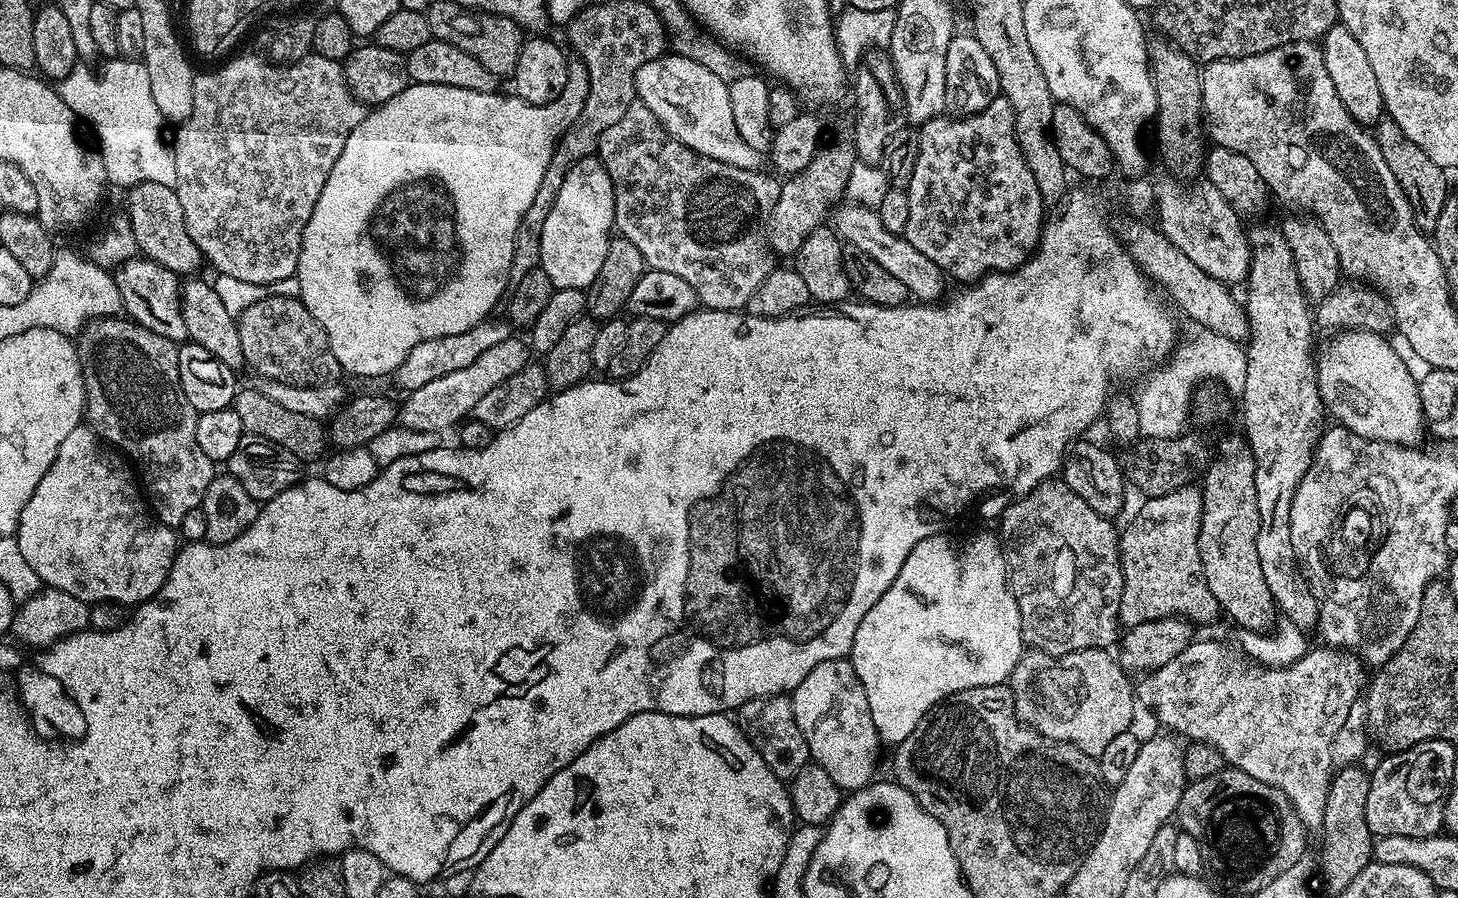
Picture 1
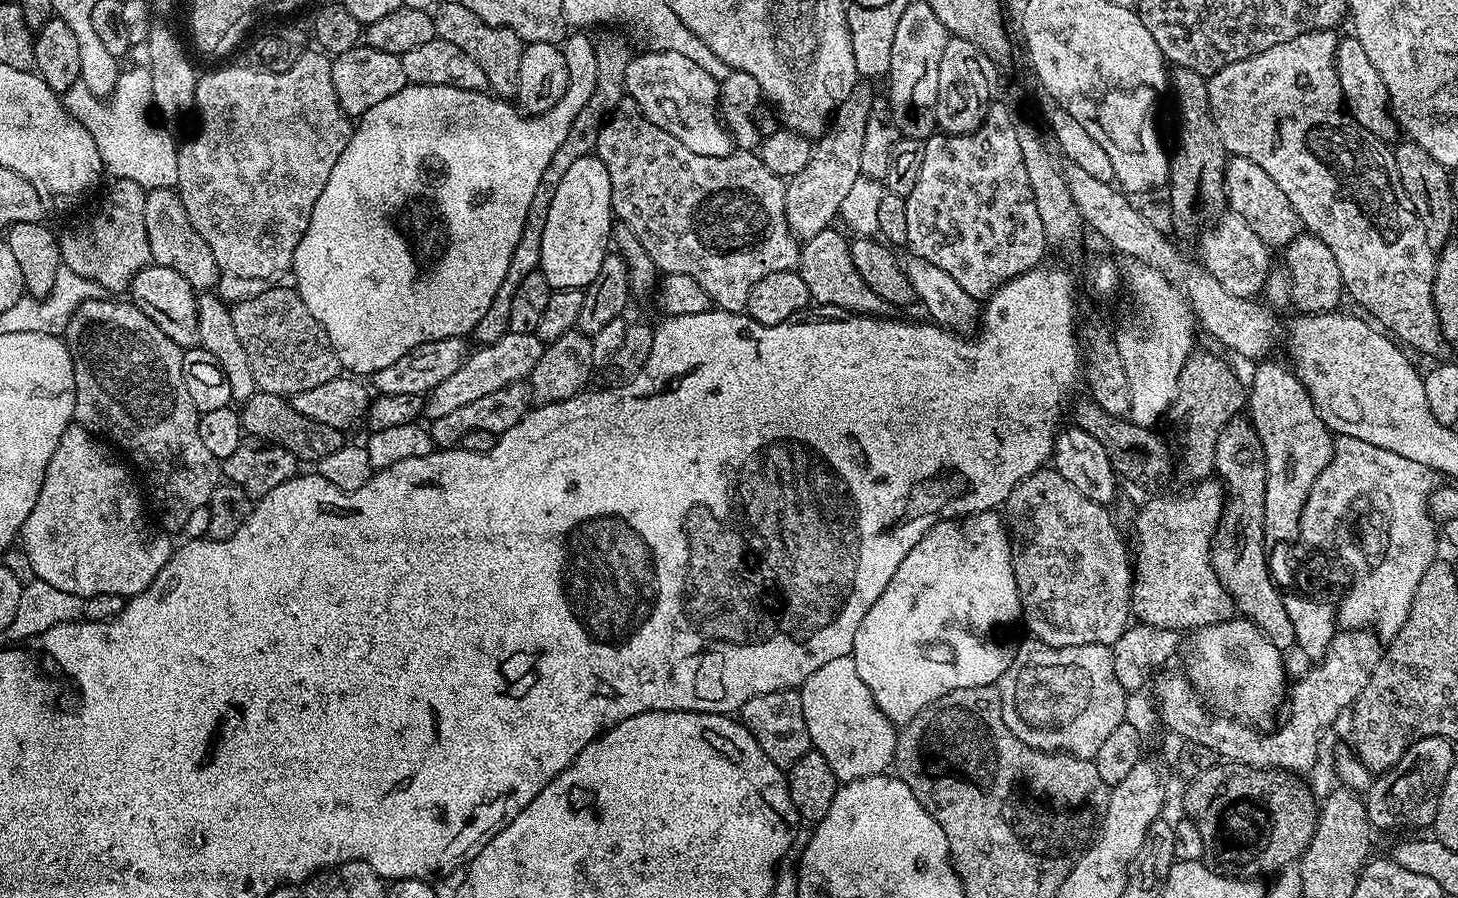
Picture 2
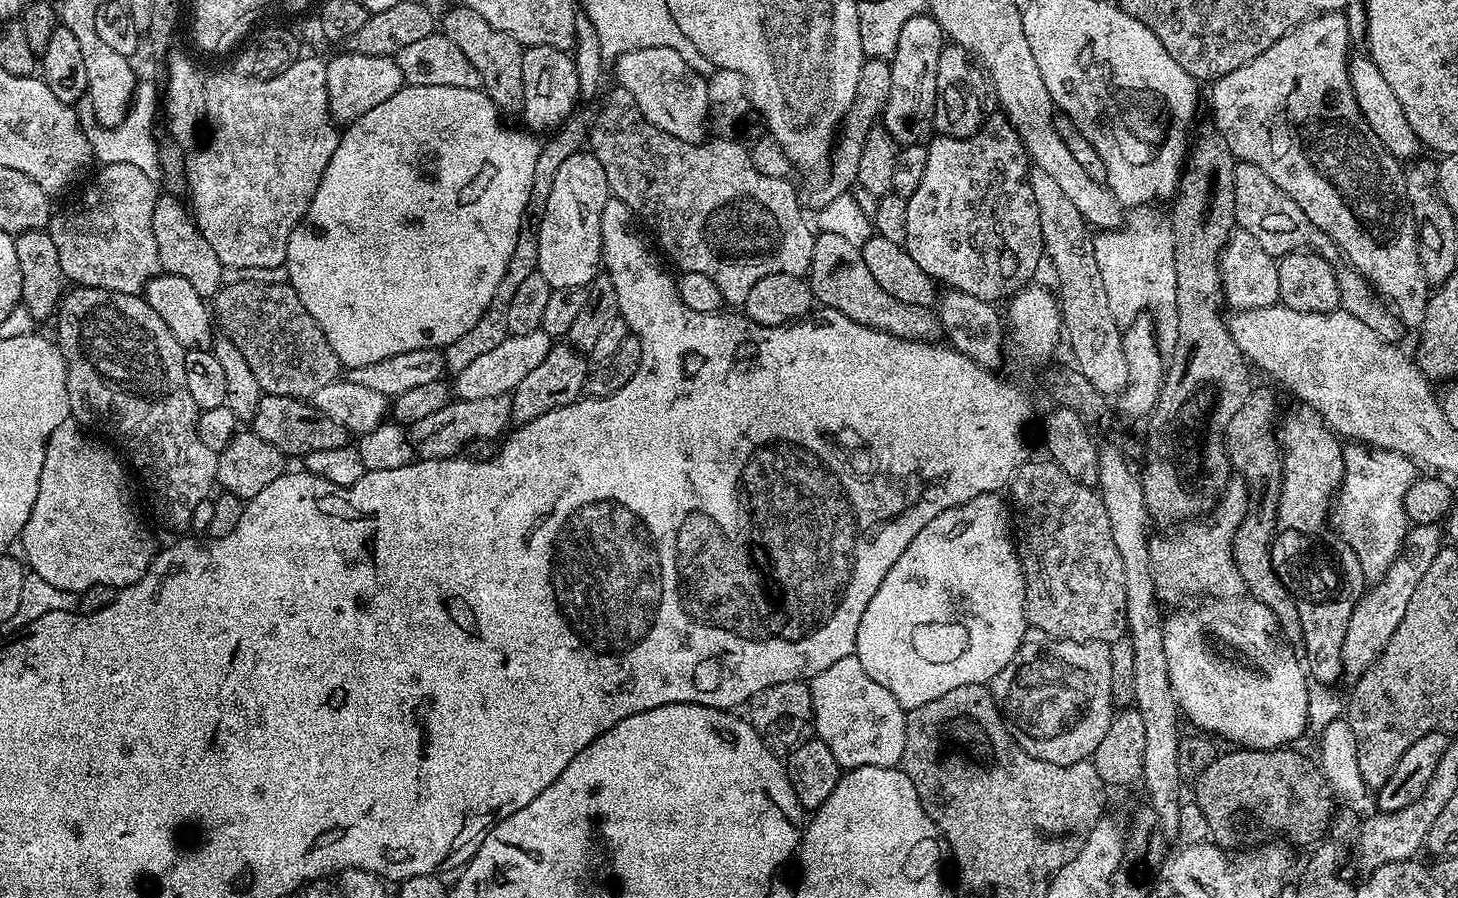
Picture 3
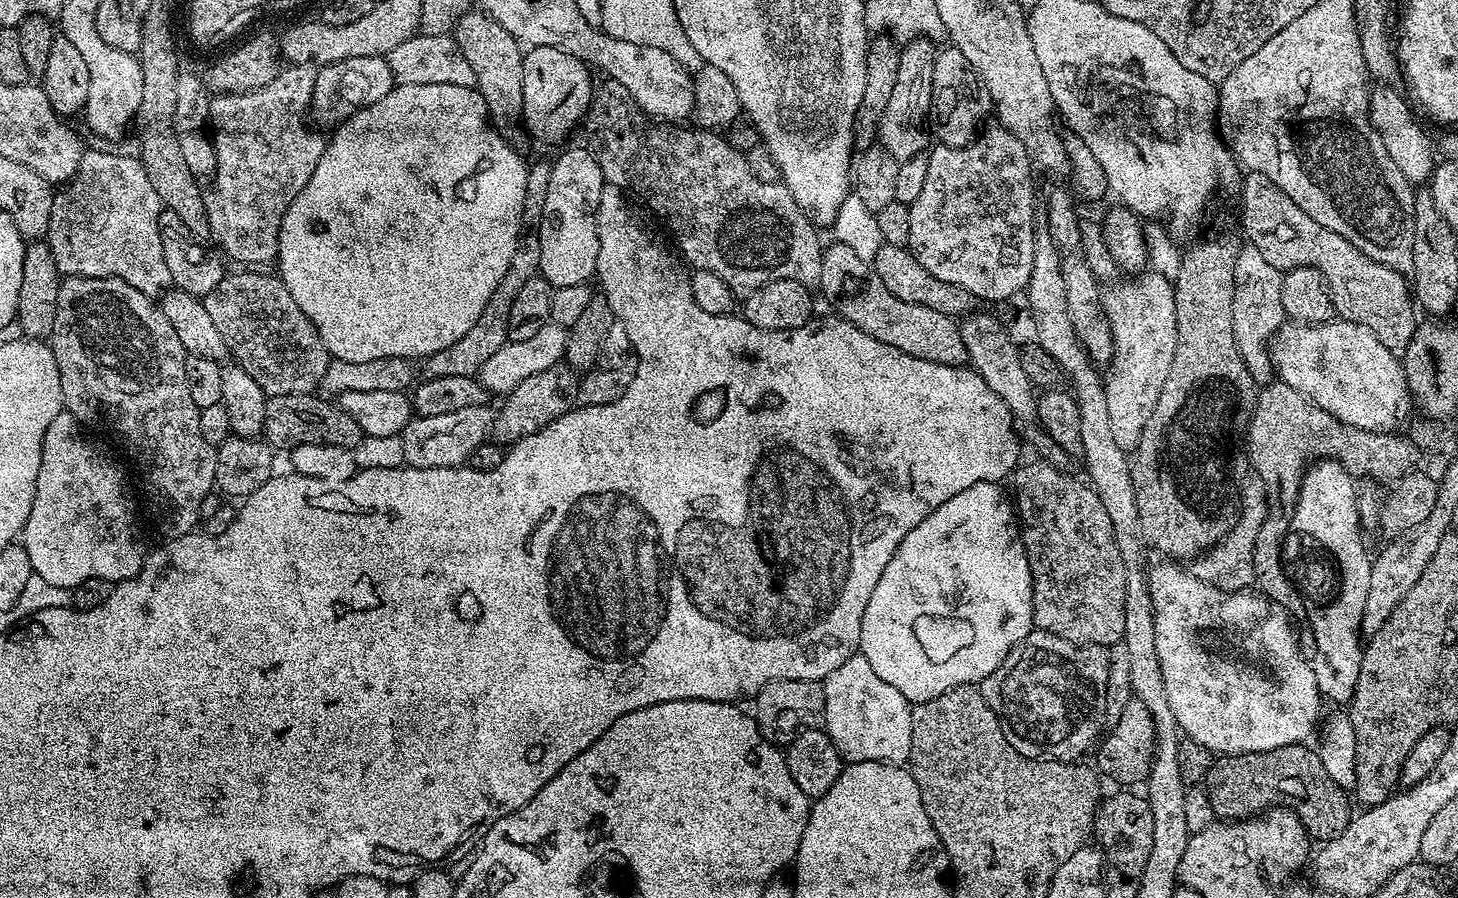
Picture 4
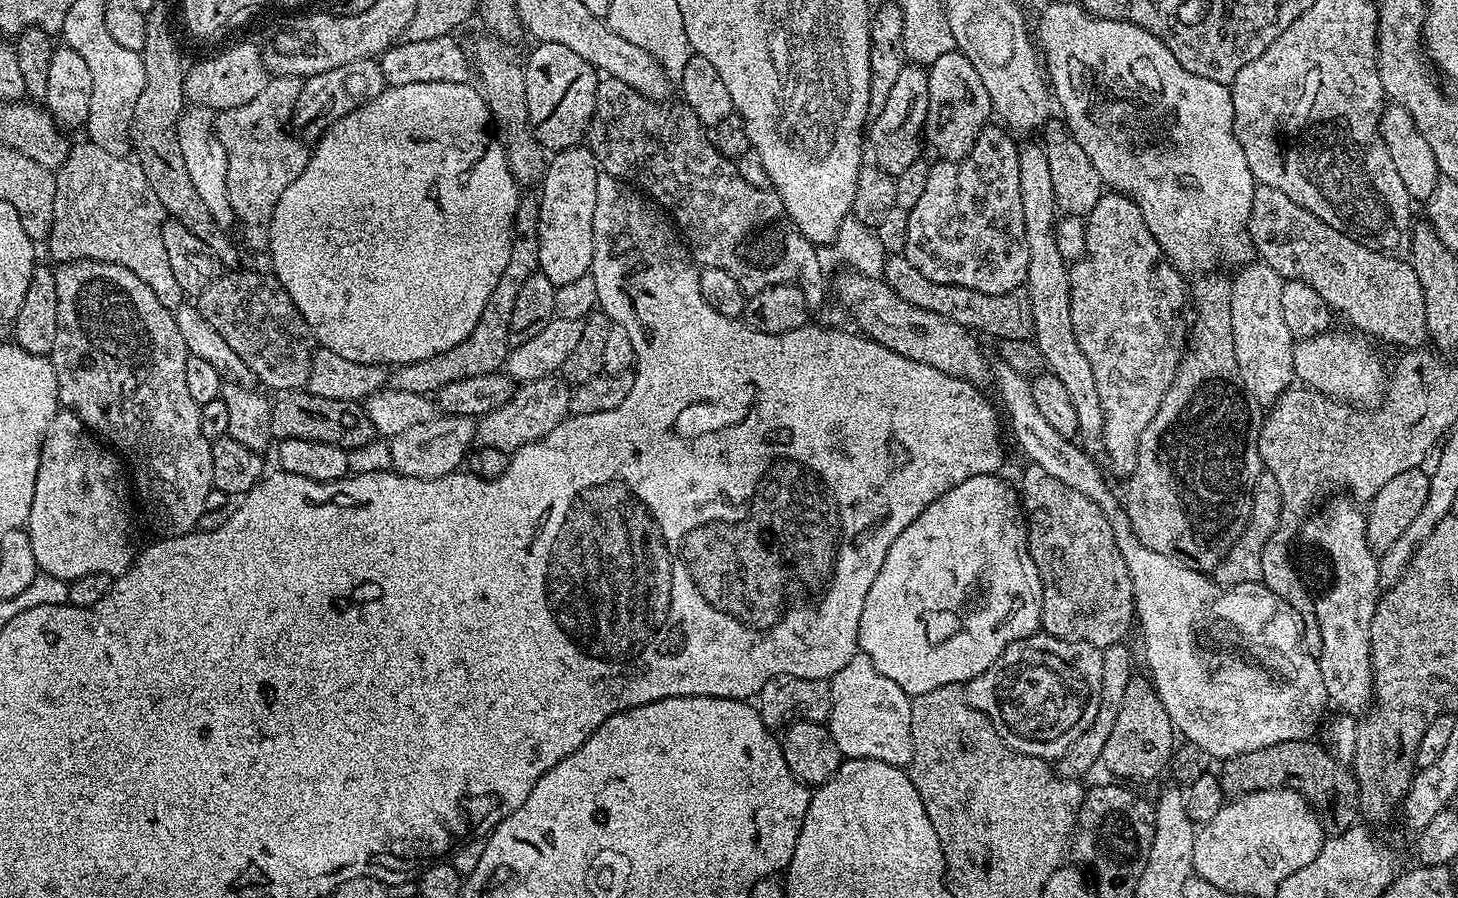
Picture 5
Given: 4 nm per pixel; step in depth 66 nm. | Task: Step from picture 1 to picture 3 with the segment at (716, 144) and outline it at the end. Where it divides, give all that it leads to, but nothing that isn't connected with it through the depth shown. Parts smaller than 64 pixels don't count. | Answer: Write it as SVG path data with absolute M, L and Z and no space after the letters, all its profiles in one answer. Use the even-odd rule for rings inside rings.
M647 48L621 52L615 60L615 83L634 94L638 110L650 123L666 134L674 134L674 138L682 138L682 142L698 144L705 139L704 131L710 128L708 81L686 66L682 54L669 48Z

